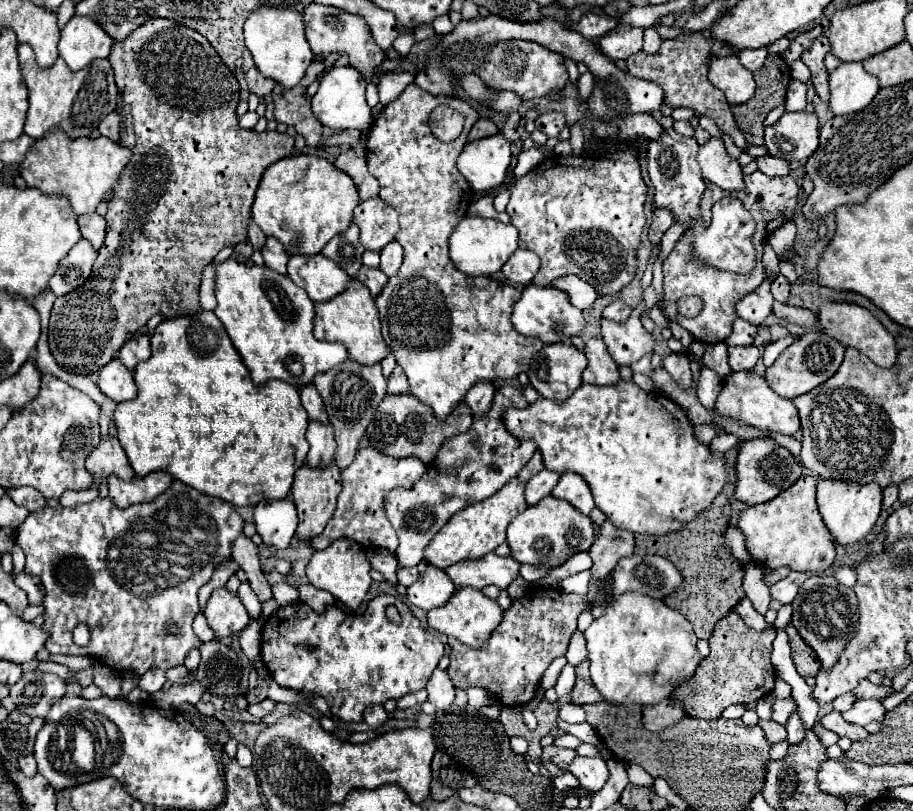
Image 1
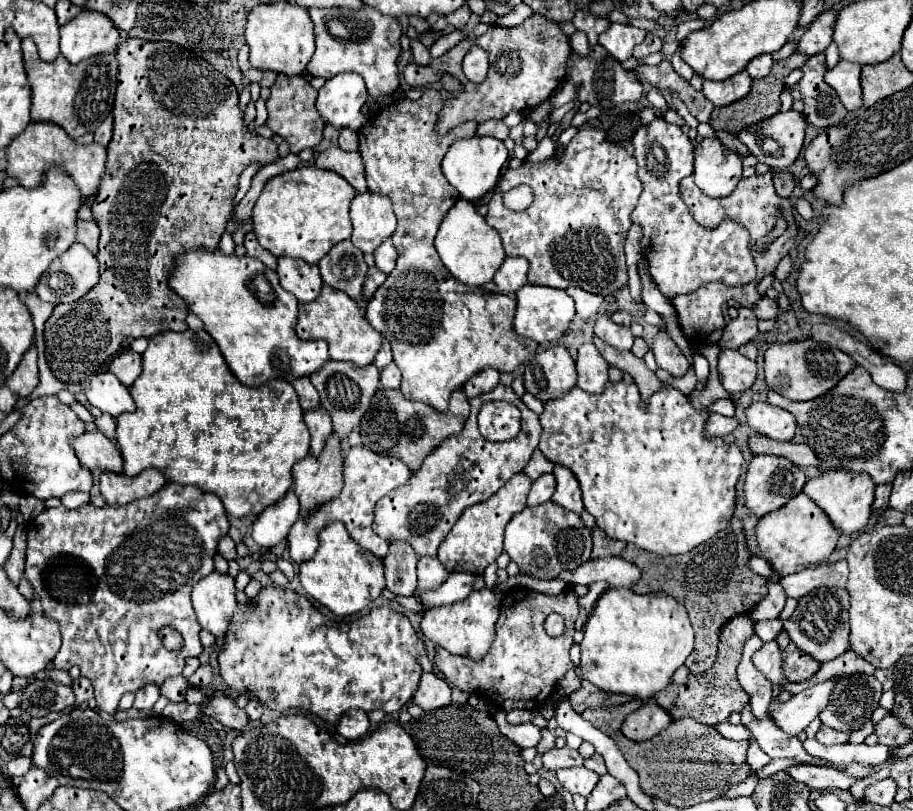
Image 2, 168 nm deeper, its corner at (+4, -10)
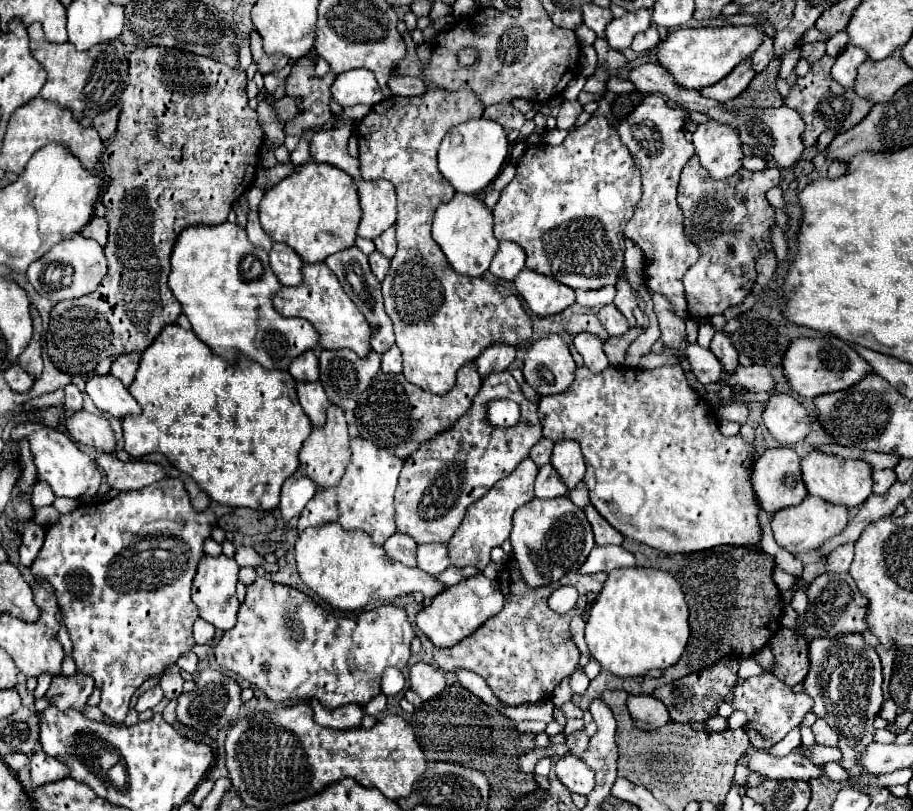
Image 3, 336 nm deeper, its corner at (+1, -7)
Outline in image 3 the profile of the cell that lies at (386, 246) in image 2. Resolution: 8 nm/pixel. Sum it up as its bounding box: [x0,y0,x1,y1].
[373,227,397,257]

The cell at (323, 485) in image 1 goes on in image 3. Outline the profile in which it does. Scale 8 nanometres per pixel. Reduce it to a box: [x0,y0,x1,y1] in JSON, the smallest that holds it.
[299,405,351,489]

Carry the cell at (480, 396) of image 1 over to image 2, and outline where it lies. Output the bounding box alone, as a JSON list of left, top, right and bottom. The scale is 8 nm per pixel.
[464,370,500,398]

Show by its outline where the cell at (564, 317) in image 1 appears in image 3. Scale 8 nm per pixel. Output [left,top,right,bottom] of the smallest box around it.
[513,267,575,317]

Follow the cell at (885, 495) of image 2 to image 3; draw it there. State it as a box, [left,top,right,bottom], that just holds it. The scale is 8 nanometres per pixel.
[873,469,897,495]

